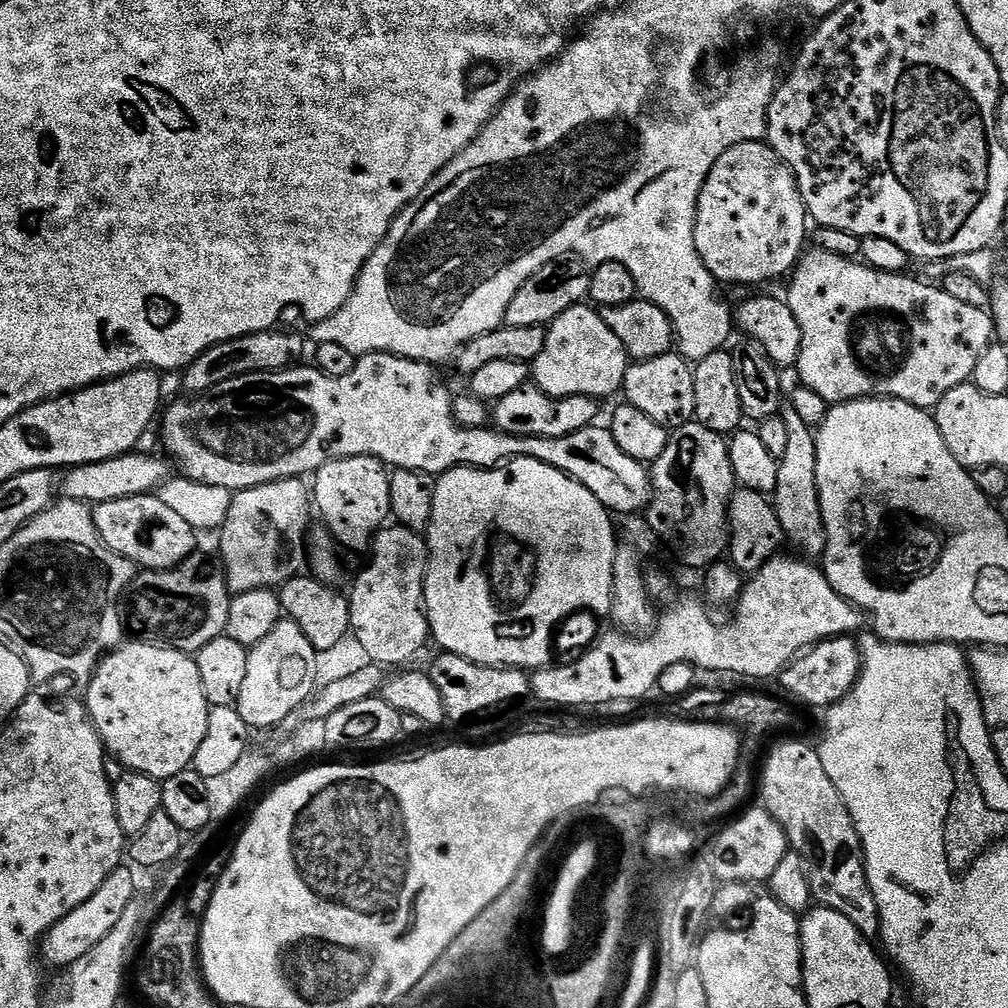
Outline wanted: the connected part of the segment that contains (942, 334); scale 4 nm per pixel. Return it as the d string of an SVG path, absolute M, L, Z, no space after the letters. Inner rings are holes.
M813 247L801 255L794 271L791 273L790 281L792 280L792 285L788 288L786 299L794 318L798 318L798 326L802 330L802 350L798 354L798 362L794 372L795 375L800 375L799 383L803 387L814 390L814 394L819 394L821 398L826 398L829 406L845 404L851 400L883 398L886 400L901 400L925 410L932 410L935 409L938 402L942 402L942 398L946 398L946 394L950 390L954 390L954 386L967 384L971 381L974 366L978 366L978 358L982 358L982 354L994 340L991 311L988 308L966 306L966 302L958 302L958 298L950 298L950 294L946 294L943 287L933 286L923 279L920 279L921 281L915 280L914 277L908 275L880 272L877 268L868 267L859 259L848 259L838 254L824 252L817 247Z

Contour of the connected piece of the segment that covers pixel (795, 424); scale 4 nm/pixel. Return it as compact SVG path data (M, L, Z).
M788 406L782 412L786 422L786 430L789 434L786 454L782 454L780 465L778 466L778 486L774 493L774 507L778 514L778 522L782 522L782 530L789 545L793 544L797 548L795 551L804 558L823 557L826 546L826 530L824 529L824 519L820 509L820 499L818 498L818 446L816 445L816 432L798 418L798 413Z

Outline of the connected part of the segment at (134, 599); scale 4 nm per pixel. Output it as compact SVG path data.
M193 554L178 566L161 572L144 570L133 575L128 590L122 597L122 619L125 629L131 635L133 632L137 641L195 654L202 650L202 646L206 646L206 642L214 642L214 638L225 635L233 593L228 591L228 578L224 575L223 567L215 559L207 560L200 555Z

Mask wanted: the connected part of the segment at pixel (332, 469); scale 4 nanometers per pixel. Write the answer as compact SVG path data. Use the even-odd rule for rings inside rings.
M355 456L326 462L316 473L314 484L314 508L320 511L323 527L333 536L341 549L353 548L360 552L369 547L372 539L389 519L390 476L386 465L373 456Z

